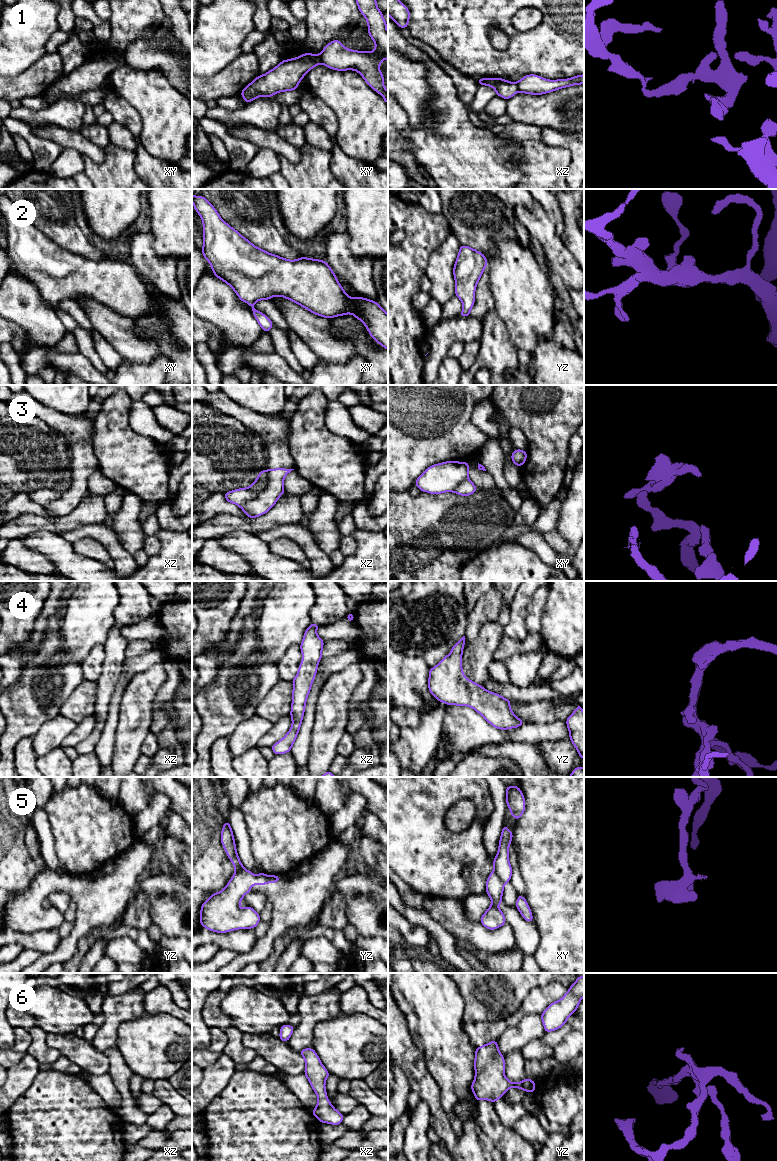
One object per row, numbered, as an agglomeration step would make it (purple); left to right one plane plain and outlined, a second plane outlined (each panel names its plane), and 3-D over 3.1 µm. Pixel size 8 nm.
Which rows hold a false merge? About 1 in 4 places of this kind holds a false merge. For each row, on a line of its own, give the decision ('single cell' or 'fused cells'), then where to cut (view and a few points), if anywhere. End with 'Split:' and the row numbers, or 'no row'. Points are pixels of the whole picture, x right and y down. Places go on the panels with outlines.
1: fused cells; cut xy (318, 55), (322, 62)
2: single cell; cut none
3: fused cells; cut xz (267, 471), (267, 486), (254, 498), (239, 506)
4: single cell; cut none
5: fused cells; cut xy (494, 870), (504, 883)
6: single cell; cut none
Split: 1, 3, 5

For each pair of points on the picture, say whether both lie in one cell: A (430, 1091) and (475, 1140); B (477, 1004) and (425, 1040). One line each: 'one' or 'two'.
A: one
B: two

